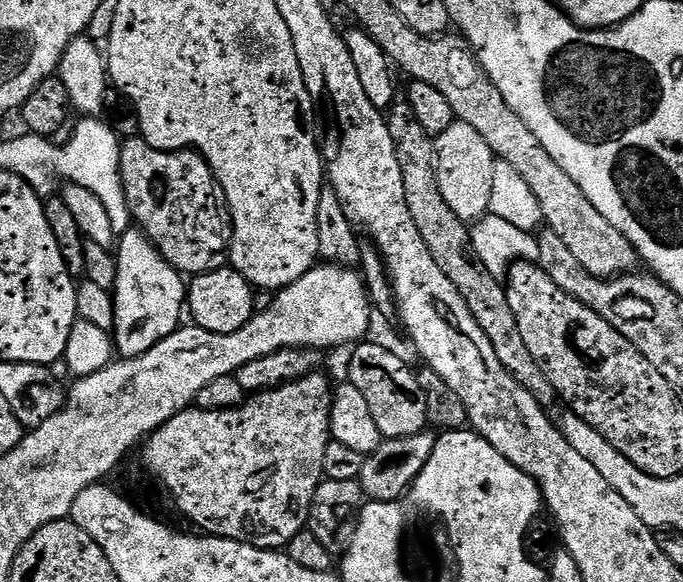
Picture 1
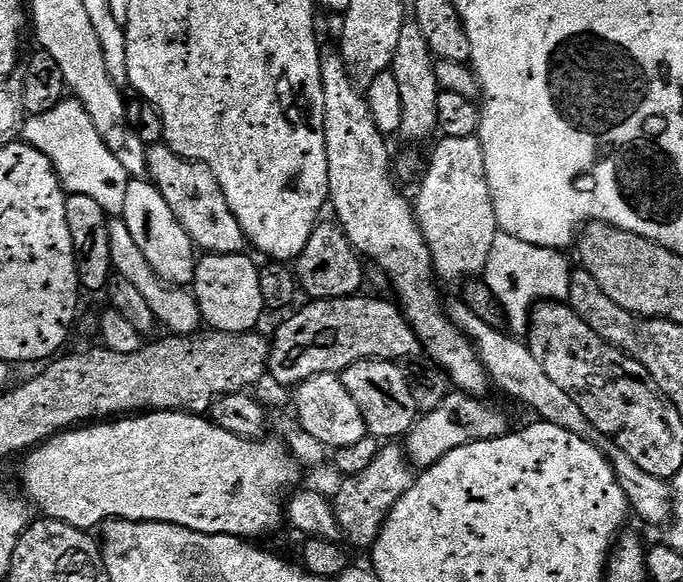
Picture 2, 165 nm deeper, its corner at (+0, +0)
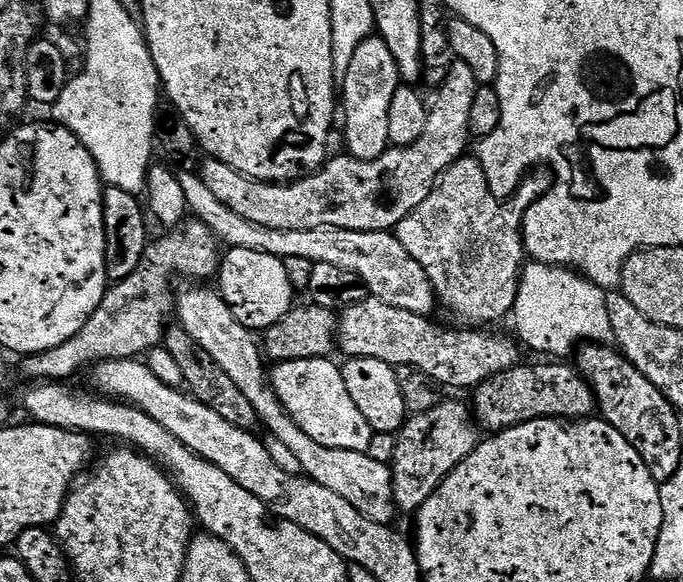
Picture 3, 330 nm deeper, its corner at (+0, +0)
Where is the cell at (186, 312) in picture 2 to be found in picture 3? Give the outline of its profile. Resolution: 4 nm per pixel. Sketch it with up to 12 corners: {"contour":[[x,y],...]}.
{"contour":[[215,289],[177,293],[178,324],[230,374],[307,479],[370,522],[398,516],[392,470],[322,446],[288,417],[253,333]]}

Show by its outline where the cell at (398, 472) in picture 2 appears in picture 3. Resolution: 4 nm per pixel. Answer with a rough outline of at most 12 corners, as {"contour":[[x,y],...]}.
{"contour":[[441,399],[396,433],[392,497],[401,513],[476,449],[471,407]]}

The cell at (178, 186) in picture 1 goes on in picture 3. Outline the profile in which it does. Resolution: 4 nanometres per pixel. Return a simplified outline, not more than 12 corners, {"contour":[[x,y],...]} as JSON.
{"contour":[[453,59],[418,142],[287,184],[203,161],[270,230],[392,232],[465,155],[482,85]]}

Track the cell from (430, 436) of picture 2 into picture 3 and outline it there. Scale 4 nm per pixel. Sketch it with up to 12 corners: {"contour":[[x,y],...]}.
{"contour":[[521,362],[471,393],[485,433],[597,411],[568,362]]}

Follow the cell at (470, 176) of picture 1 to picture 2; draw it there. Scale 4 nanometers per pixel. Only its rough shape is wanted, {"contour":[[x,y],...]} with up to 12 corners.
{"contour":[[444,136],[416,220],[435,275],[485,271],[498,225],[476,136]]}

